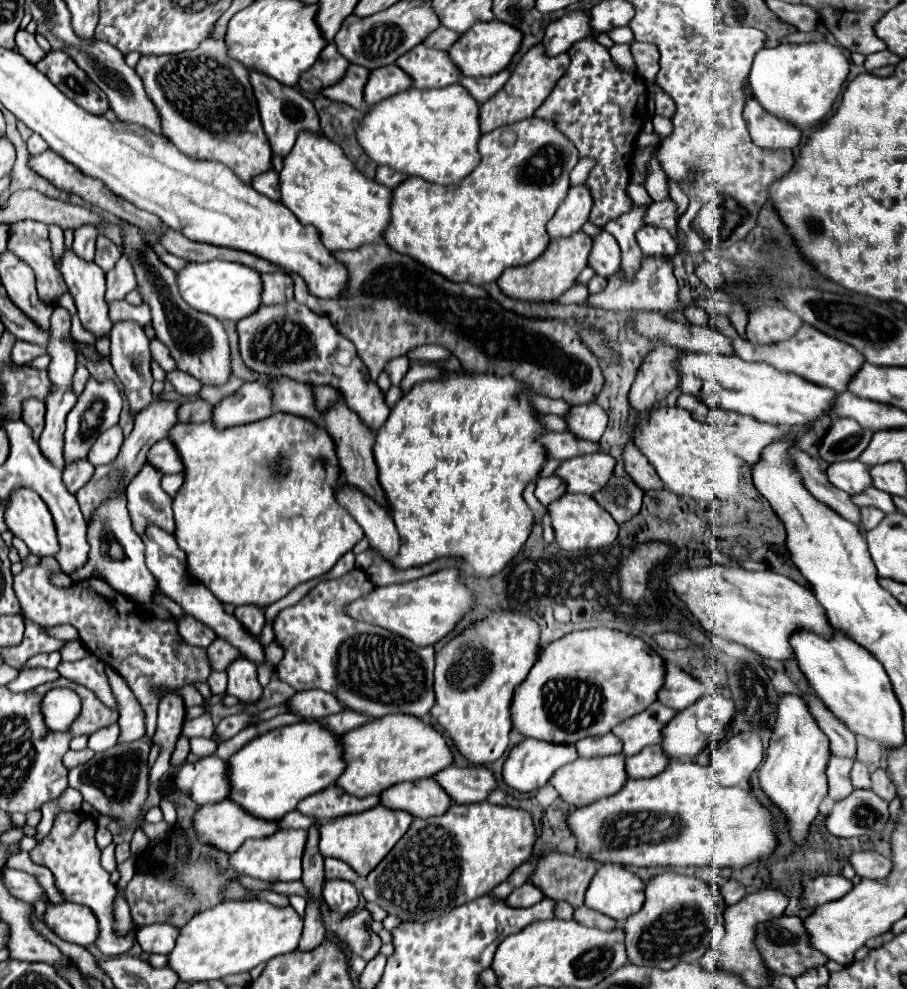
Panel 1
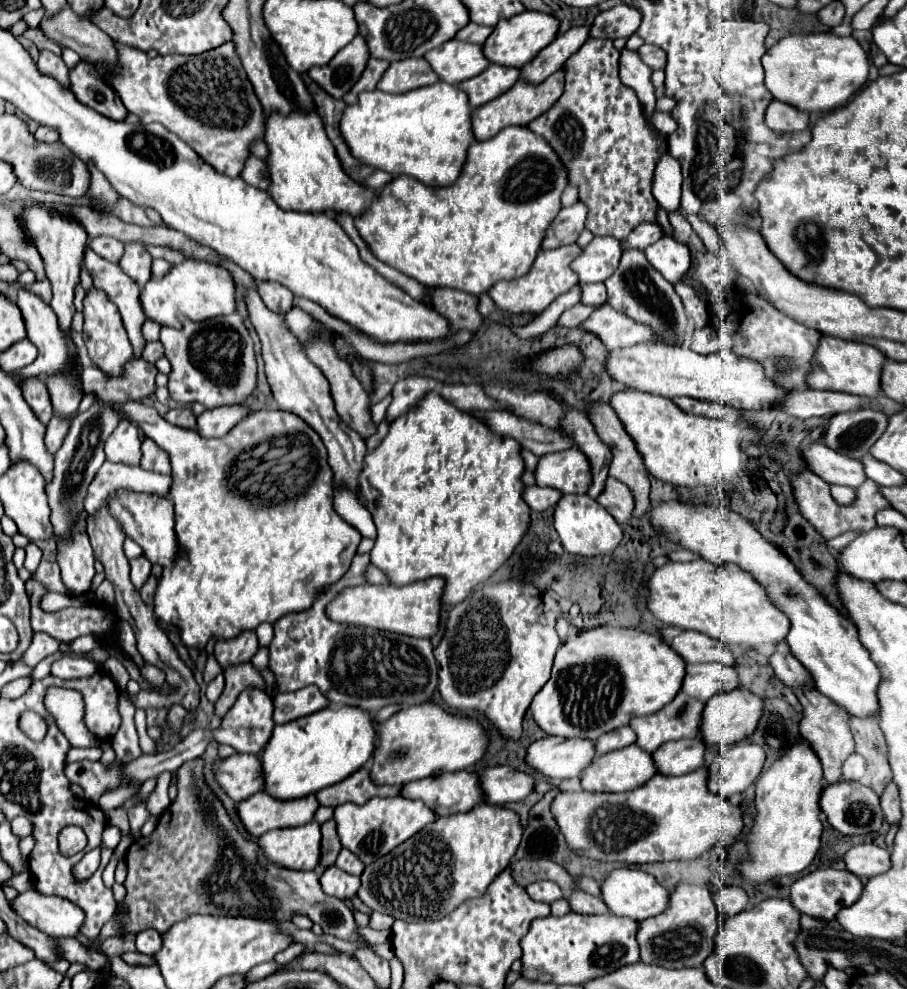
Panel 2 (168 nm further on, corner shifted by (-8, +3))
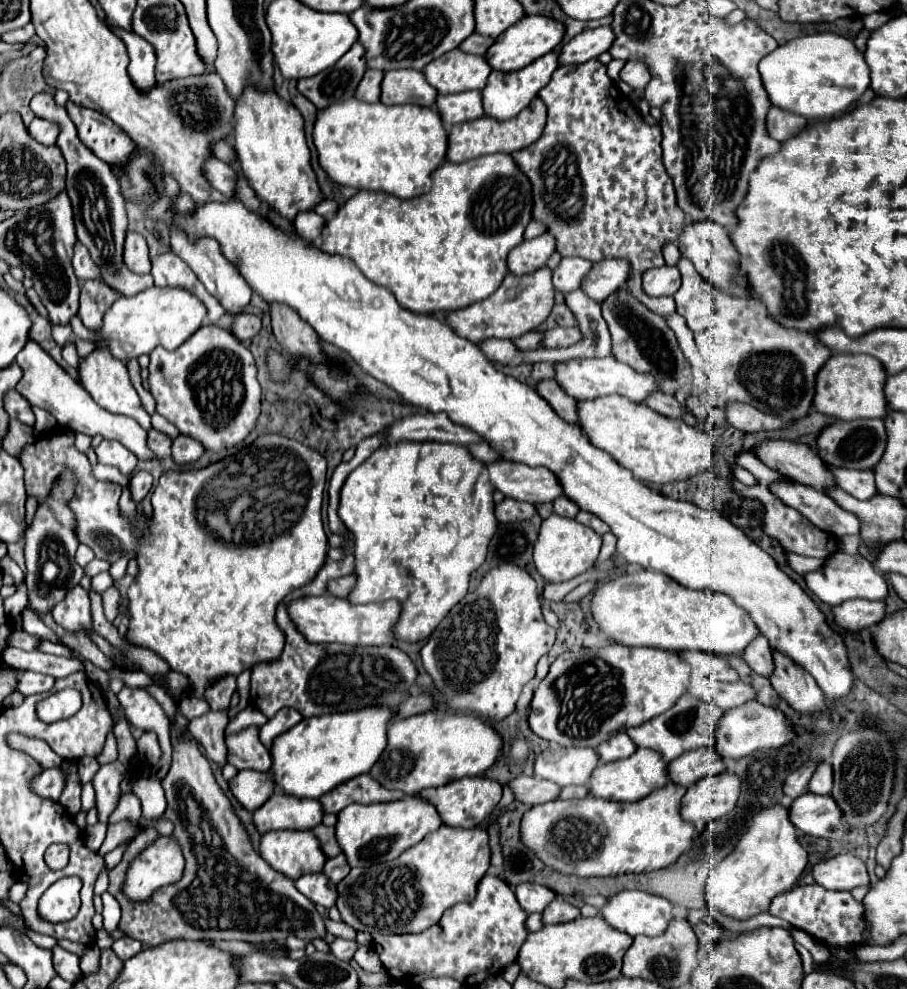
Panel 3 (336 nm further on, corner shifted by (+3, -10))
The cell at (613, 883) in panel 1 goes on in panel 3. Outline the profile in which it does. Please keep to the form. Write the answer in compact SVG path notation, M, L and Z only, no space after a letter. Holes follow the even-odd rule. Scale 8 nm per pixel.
M621 891L607 901L601 915L611 927L631 937L657 937L669 927L675 911L673 905L659 895L645 891Z

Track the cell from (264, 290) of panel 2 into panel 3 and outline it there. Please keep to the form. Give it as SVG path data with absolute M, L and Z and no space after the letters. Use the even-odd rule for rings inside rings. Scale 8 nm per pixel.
M237 315L229 327L229 331L239 339L247 341L253 335L257 335L261 329L261 319L257 315Z

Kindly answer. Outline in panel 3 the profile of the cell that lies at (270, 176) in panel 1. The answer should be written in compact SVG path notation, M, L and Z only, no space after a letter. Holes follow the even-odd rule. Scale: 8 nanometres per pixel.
M207 157L203 169L205 169L205 177L209 177L209 183L213 183L213 189L217 189L217 191L225 193L229 199L233 199L235 183L237 183L235 171L227 163L223 163L215 157Z

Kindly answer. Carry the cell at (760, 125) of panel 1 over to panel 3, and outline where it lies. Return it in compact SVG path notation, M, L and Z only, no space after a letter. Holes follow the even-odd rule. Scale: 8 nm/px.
M771 107L769 115L767 115L767 131L779 143L783 143L789 137L797 135L805 125L807 125L805 117L789 113L789 111L779 109L779 107Z

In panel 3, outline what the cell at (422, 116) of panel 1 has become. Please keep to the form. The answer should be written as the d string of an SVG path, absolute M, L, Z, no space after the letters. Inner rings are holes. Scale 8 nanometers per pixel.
M351 97L339 105L317 111L313 143L319 165L331 181L413 199L429 193L431 173L443 163L447 151L447 131L437 111L419 105L365 103Z

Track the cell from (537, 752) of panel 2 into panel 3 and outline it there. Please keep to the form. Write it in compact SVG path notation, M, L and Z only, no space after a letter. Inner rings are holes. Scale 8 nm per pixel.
M551 745L535 761L535 775L565 785L587 785L593 769L599 765L595 749L573 749Z

